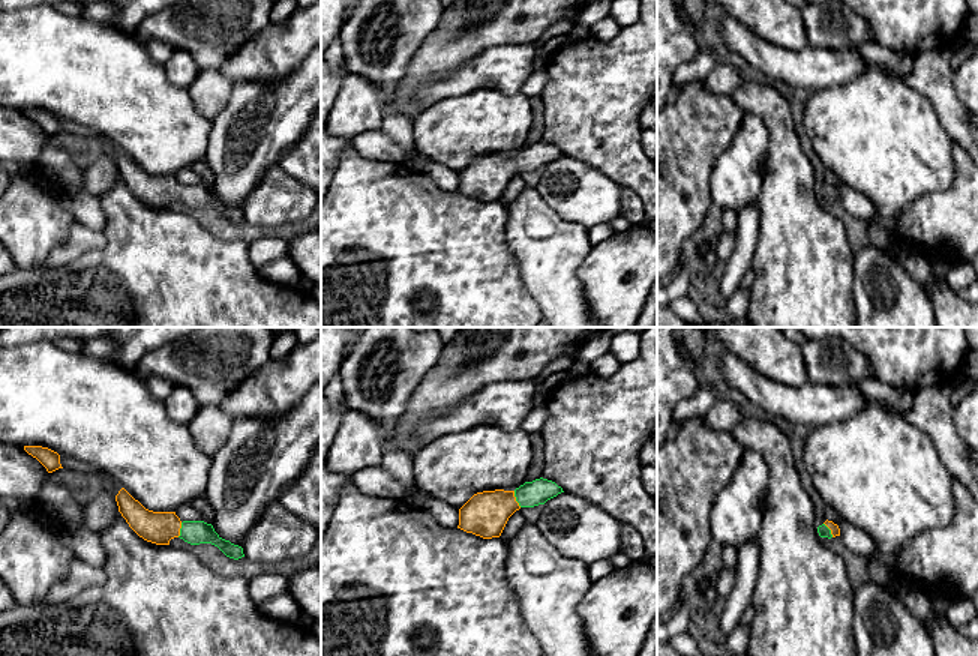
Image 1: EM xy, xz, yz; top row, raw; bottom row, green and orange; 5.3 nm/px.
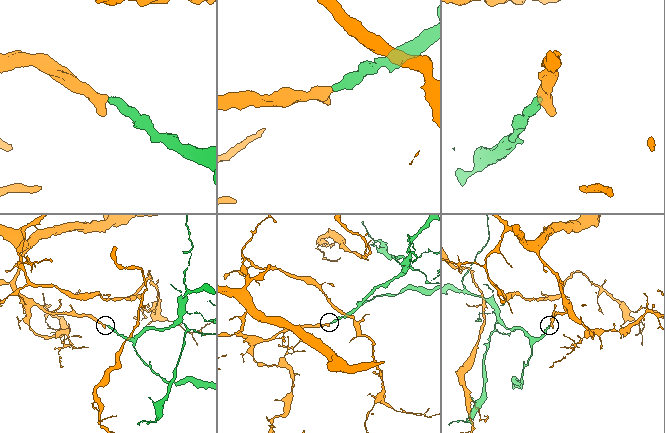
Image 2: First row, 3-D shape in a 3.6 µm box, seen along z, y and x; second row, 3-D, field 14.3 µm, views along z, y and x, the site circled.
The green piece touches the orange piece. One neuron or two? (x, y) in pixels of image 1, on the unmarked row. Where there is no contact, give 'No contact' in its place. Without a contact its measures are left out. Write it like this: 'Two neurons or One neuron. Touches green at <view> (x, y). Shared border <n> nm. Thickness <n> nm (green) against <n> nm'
One neuron. Touches green at xz (516, 162). Shared border 100 nm. Thickness 140 nm (green) against 240 nm

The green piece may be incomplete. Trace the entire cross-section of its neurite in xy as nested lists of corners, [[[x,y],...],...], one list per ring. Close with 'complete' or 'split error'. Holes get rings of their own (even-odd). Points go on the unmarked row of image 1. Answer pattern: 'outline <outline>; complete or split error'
outline [[[183,185],[178,201],[190,209],[212,207],[218,210],[226,221],[234,224],[244,221],[242,210],[222,203],[214,195],[213,189],[204,185]]]; complete

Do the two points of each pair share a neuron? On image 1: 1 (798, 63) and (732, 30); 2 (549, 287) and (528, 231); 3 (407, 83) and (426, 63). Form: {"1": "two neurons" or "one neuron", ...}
{"1": "one neuron", "2": "one neuron", "3": "one neuron"}

